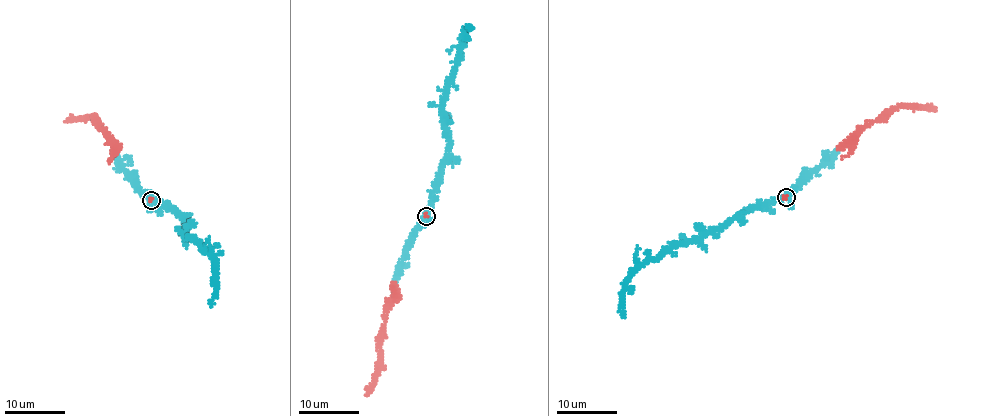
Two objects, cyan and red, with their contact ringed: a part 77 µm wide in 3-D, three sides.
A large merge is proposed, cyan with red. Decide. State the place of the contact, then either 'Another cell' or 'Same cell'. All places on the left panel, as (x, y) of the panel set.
Place: (151, 200). Same cell

